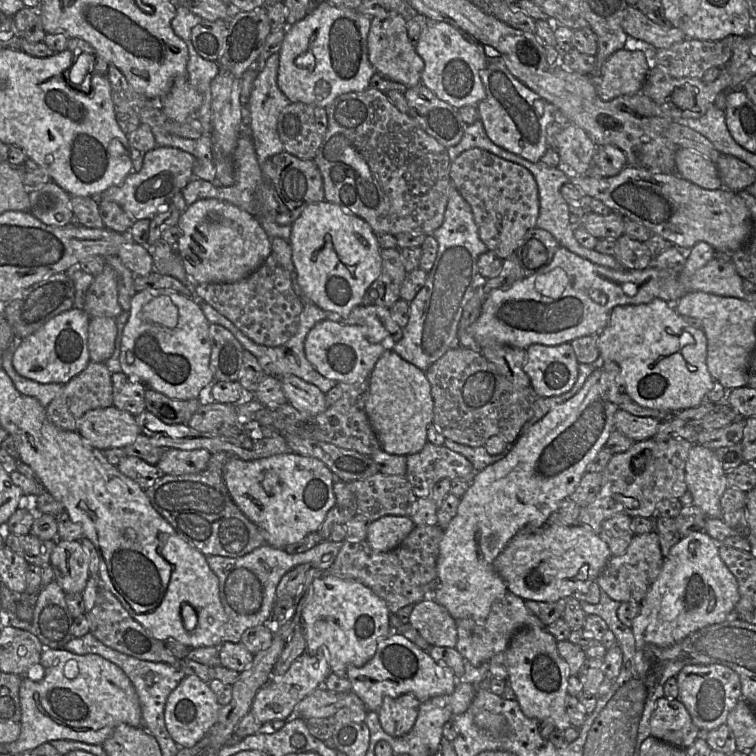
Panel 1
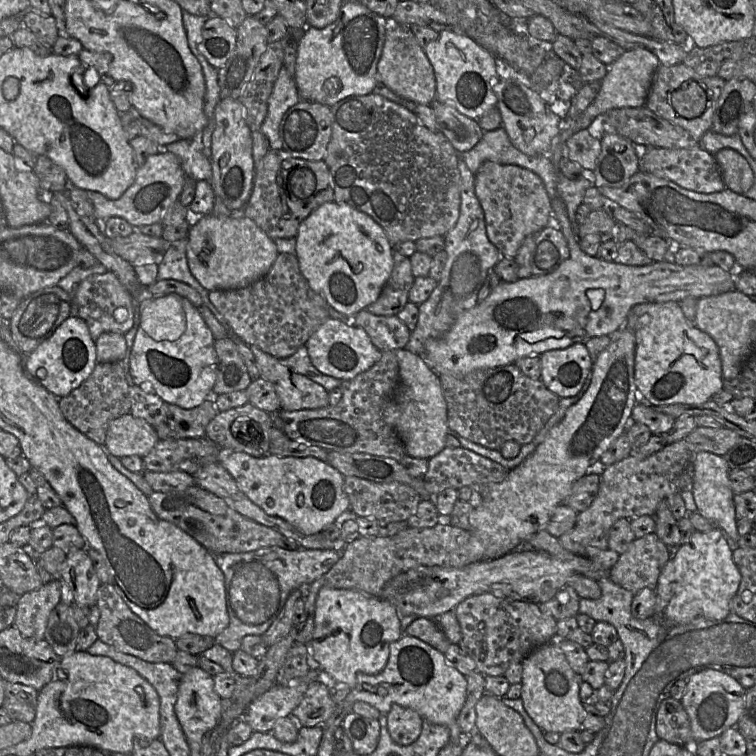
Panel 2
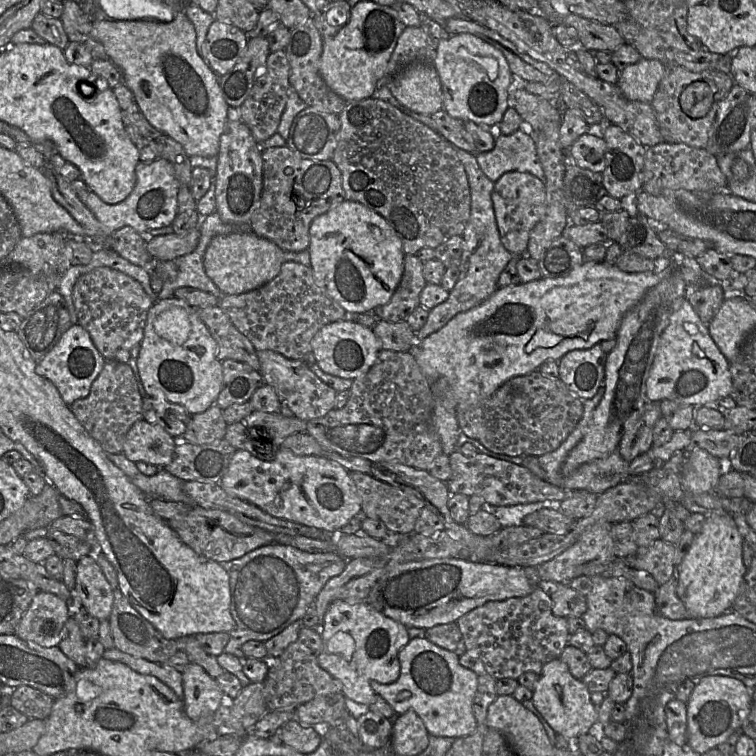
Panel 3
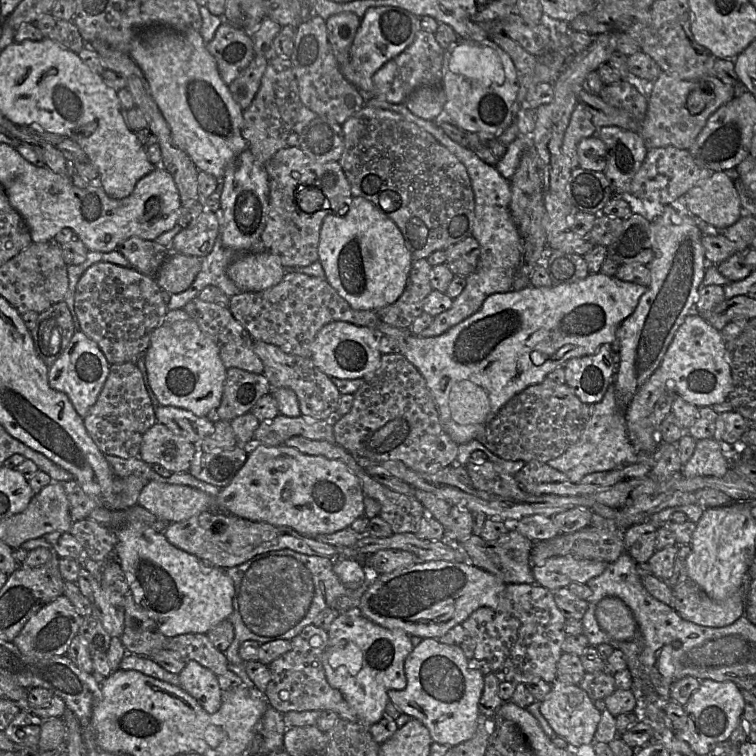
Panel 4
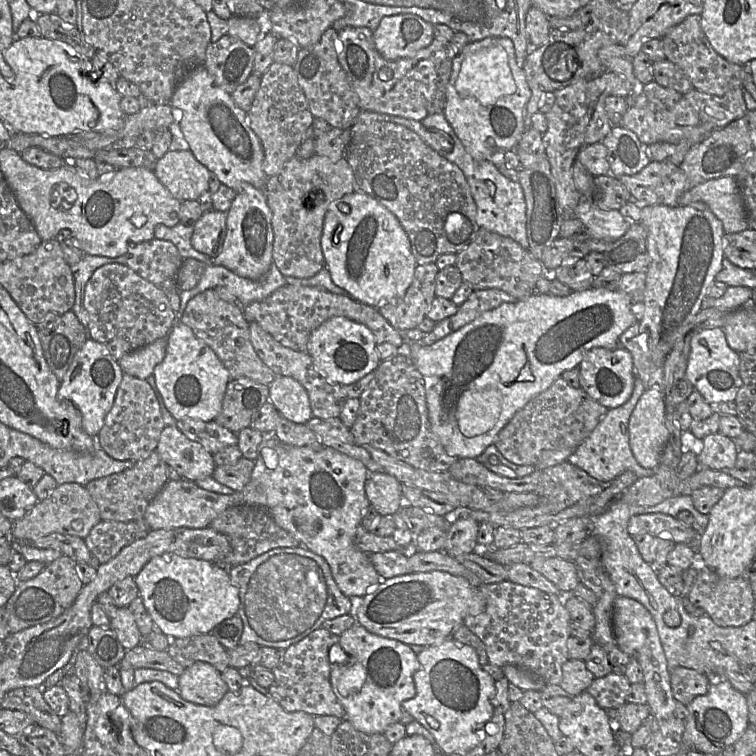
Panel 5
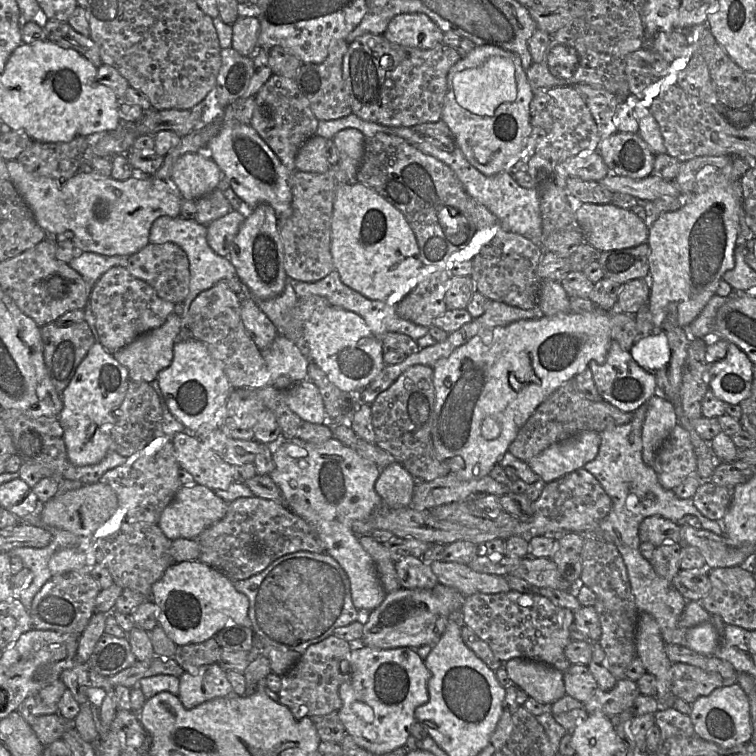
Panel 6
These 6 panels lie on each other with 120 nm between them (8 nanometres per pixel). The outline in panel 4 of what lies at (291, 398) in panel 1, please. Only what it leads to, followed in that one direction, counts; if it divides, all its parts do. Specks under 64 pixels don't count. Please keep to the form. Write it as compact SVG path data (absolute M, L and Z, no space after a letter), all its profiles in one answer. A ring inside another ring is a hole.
M254 341L253 349L262 361L263 374L268 379L271 387L286 387L295 392L301 415L316 420L330 420L337 417L336 410L341 393L331 378L321 372L311 358L287 354L278 346L263 341Z

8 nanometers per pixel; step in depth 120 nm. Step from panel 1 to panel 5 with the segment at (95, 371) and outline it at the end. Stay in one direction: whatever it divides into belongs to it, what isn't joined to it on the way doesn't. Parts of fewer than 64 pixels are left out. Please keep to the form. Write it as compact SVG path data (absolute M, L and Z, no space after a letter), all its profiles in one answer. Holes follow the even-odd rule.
M124 373L113 406L106 415L96 440L98 445L116 460L139 461L156 449L165 426L158 400L151 386L146 380Z

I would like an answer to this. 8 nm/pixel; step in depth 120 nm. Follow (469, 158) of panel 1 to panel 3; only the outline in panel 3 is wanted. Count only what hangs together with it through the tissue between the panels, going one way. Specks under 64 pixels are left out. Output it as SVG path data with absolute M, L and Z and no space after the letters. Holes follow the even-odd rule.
M524 171L504 173L494 182L492 202L503 246L514 256L526 254L529 235L546 209L546 189L542 180Z

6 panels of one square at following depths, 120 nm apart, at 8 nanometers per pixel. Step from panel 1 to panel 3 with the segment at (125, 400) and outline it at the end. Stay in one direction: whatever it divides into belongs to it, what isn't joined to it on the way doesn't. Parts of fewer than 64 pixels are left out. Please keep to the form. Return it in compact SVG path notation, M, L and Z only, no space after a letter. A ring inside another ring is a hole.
M153 397L142 399L142 420L161 426L174 438L183 435L190 418L191 415L179 404Z

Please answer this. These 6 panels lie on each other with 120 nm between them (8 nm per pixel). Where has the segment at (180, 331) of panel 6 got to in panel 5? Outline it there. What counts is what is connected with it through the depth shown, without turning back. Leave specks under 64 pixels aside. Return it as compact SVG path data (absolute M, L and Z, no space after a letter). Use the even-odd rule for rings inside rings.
M159 338L148 345L125 354L118 360L118 364L125 374L146 380L153 374L156 365L164 359L166 347L167 338Z

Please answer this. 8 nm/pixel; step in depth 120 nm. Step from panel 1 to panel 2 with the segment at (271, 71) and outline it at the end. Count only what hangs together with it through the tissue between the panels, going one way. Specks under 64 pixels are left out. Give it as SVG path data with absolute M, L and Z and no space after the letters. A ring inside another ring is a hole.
M284 65L274 83L268 100L268 111L260 131L267 138L270 150L282 149L279 125L284 114L301 101L293 76Z

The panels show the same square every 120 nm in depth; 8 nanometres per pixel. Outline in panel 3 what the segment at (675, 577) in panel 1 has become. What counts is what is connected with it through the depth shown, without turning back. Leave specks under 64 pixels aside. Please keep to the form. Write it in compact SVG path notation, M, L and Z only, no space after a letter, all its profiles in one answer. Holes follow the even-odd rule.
M708 514L675 573L677 594L691 618L713 618L732 608L747 572L743 562L743 543L744 538L732 514Z

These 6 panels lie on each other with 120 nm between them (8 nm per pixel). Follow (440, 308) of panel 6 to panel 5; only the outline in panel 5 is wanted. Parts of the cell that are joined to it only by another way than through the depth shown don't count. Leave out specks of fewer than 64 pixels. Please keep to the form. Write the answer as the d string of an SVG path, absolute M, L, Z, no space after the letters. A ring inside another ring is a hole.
M435 263L417 265L413 281L405 295L378 308L380 314L398 331L416 329L426 318L434 298L439 272Z

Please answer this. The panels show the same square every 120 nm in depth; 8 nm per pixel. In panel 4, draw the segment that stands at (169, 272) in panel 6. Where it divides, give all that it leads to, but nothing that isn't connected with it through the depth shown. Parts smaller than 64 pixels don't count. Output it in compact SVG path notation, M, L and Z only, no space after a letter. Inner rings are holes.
M130 237L120 243L116 249L129 262L131 268L141 274L154 278L170 251L152 240Z

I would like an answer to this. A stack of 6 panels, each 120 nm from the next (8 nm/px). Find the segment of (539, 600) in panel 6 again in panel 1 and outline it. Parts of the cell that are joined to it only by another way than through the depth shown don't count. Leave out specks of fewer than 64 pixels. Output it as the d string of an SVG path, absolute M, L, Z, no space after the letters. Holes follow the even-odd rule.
M509 591L495 601L488 616L484 620L470 618L457 619L458 639L457 651L474 666L481 666L496 654L505 652L514 634L523 627L535 626L546 628L542 621L535 616L525 605L525 600Z

